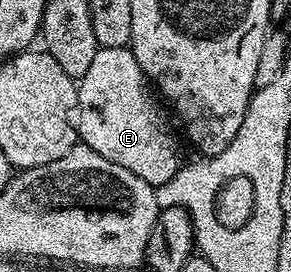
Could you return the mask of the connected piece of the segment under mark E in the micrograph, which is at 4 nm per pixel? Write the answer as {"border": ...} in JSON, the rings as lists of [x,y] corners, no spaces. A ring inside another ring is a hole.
{"border":[[[106,47],[96,53],[86,76],[78,79],[77,104],[79,141],[98,156],[106,156],[154,188],[180,171],[182,159],[176,151],[173,123],[131,49]]]}

